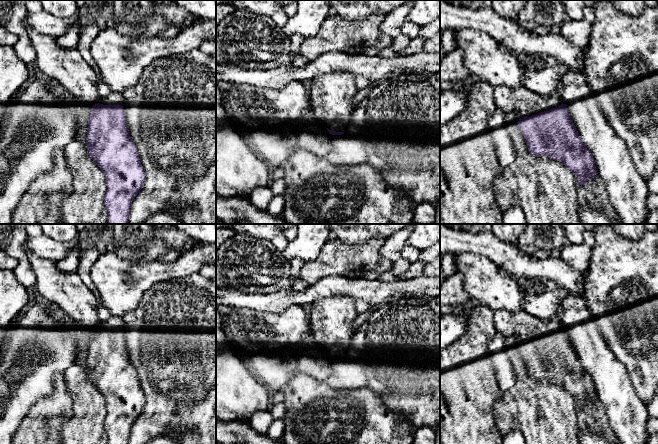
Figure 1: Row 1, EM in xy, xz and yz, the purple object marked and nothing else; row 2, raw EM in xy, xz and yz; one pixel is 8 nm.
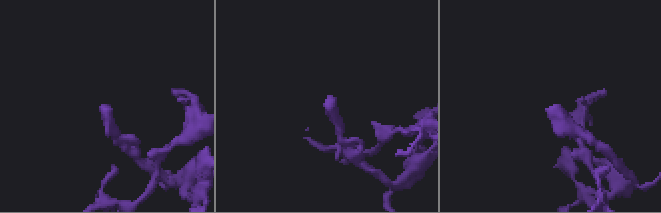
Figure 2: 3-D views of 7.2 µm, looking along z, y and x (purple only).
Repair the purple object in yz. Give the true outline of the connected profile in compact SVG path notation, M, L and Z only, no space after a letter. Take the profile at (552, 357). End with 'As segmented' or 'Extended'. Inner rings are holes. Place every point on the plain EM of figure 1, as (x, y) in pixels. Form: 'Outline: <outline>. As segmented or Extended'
Outline: M474 253L454 256L454 273L457 272L463 275L463 285L470 301L481 303L494 312L506 310L514 316L517 348L530 378L562 386L577 401L578 409L585 409L598 398L593 379L582 366L567 329L556 319L541 320L524 310L522 282L503 272L488 258Z. Extended

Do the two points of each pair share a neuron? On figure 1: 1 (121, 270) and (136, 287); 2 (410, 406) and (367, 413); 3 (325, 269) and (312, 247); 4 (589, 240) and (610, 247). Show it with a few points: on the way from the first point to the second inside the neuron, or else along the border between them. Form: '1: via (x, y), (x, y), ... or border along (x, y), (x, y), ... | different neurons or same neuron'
1: via (123, 274), (132, 283) | same neuron
2: border along (373, 392), (387, 407), (400, 412), (409, 422) | different neurons
3: border along (330, 237), (320, 253), (315, 258), (305, 262) | different neurons
4: border along (594, 234), (595, 245), (591, 249) | different neurons

